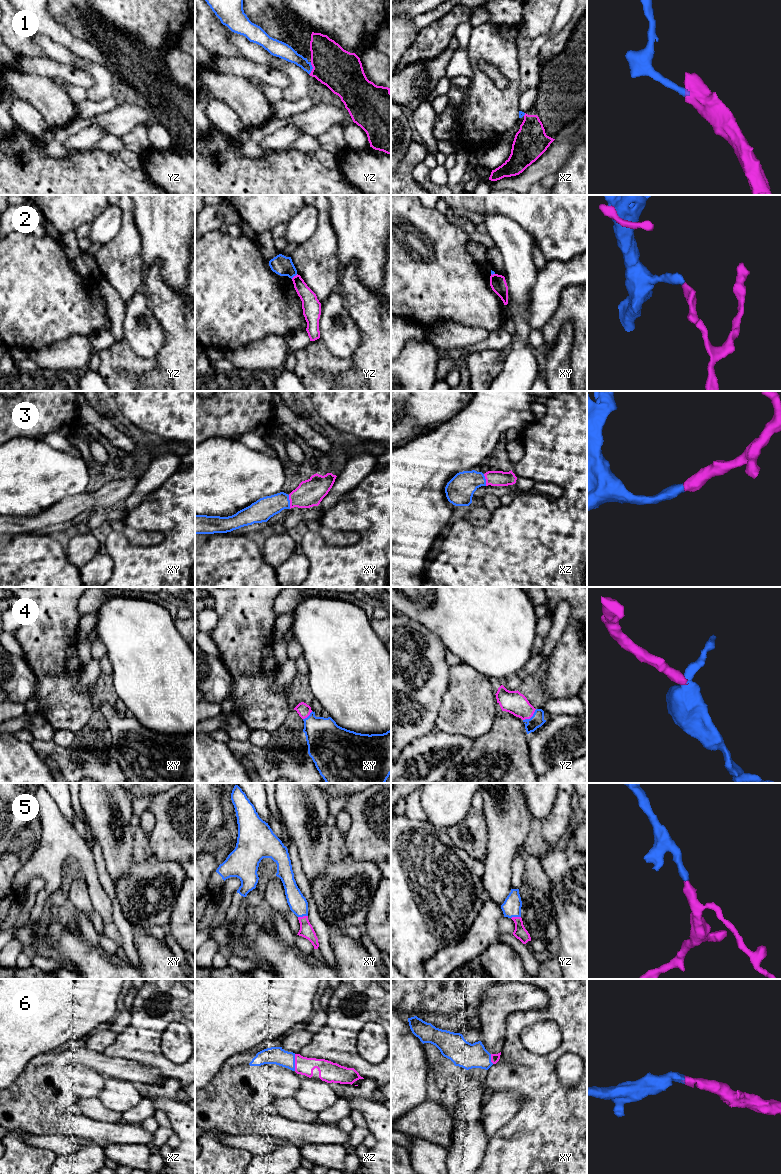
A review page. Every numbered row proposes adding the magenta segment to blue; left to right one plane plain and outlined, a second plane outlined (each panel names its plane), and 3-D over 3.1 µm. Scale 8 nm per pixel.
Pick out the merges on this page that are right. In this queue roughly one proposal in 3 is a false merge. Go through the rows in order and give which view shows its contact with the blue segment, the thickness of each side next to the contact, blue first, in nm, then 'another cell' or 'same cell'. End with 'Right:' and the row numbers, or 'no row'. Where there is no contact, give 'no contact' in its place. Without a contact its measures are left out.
1: meets blue in yz; 120 nm thick on the blue side, 340 nm on the other; another cell
2: meets blue in yz; 160 nm thick on the blue side, 130 nm on the other; another cell
3: meets blue in xy; 180 nm thick on the blue side, 220 nm on the other; same cell
4: meets blue in yz; 110 nm thick on the blue side, 180 nm on the other; same cell
5: meets blue in xy; 150 nm thick on the blue side, 110 nm on the other; same cell
6: meets blue in xz; 140 nm thick on the blue side, 140 nm on the other; same cell
Right: 3, 4, 5, 6

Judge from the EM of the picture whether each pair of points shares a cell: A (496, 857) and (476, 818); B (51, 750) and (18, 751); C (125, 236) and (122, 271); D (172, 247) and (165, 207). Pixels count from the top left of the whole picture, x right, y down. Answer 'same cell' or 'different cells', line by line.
A: different cells
B: different cells
C: same cell
D: same cell

